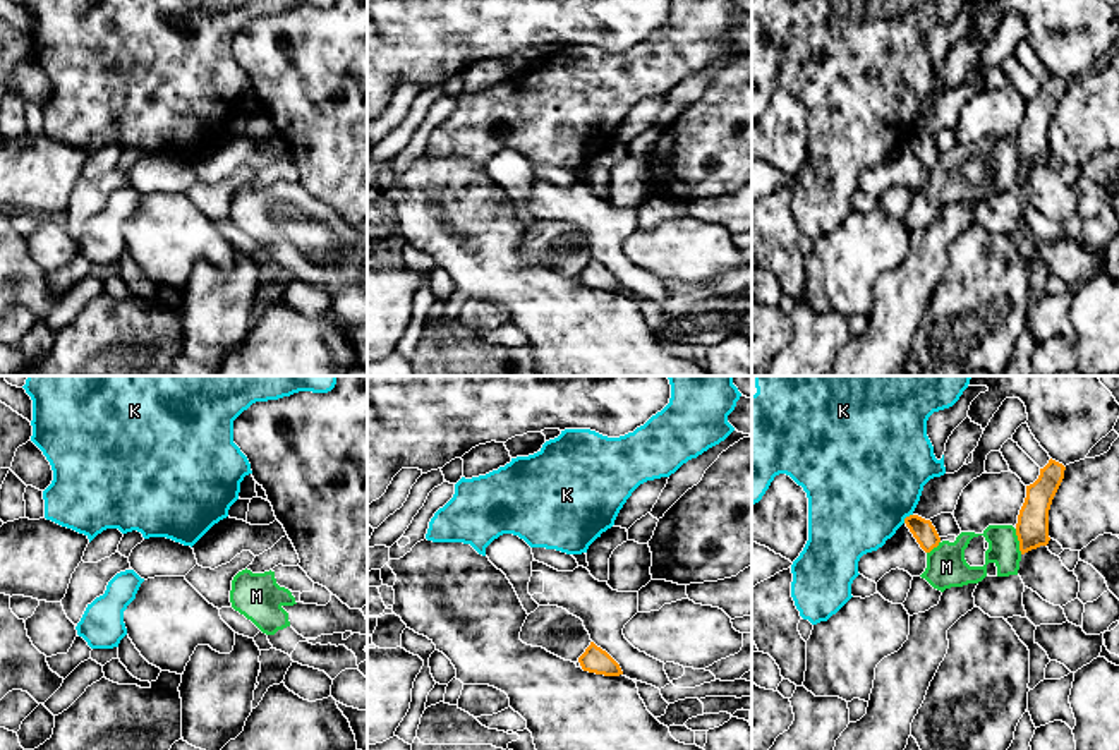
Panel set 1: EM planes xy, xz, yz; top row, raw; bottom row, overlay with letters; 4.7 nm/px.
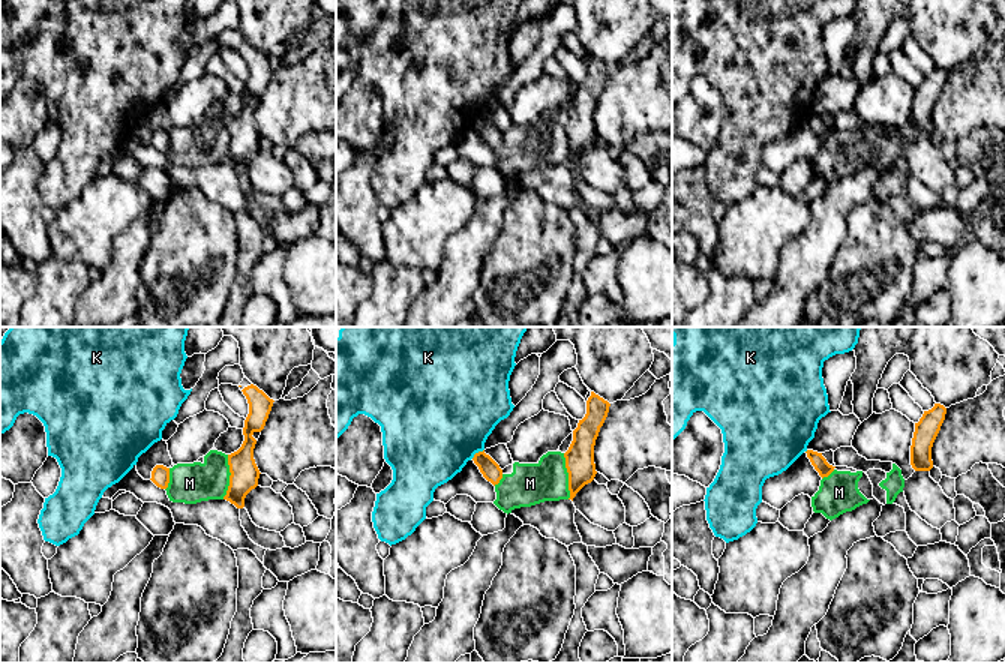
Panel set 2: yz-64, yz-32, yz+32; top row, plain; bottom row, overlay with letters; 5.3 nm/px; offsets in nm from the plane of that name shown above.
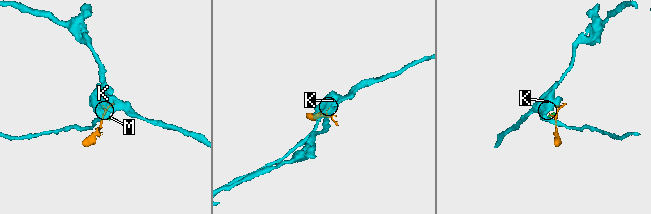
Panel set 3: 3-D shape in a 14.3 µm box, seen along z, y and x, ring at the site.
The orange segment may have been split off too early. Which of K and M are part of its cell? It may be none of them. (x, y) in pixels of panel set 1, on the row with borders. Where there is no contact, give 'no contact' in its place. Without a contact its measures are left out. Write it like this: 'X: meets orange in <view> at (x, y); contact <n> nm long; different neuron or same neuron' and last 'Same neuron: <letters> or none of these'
K: meets orange in yz at (907, 517); contact 60 nm long; different neuron
M: meets orange in yz at (1018, 539); contact 120 nm long; different neuron
Same neuron: none of these

